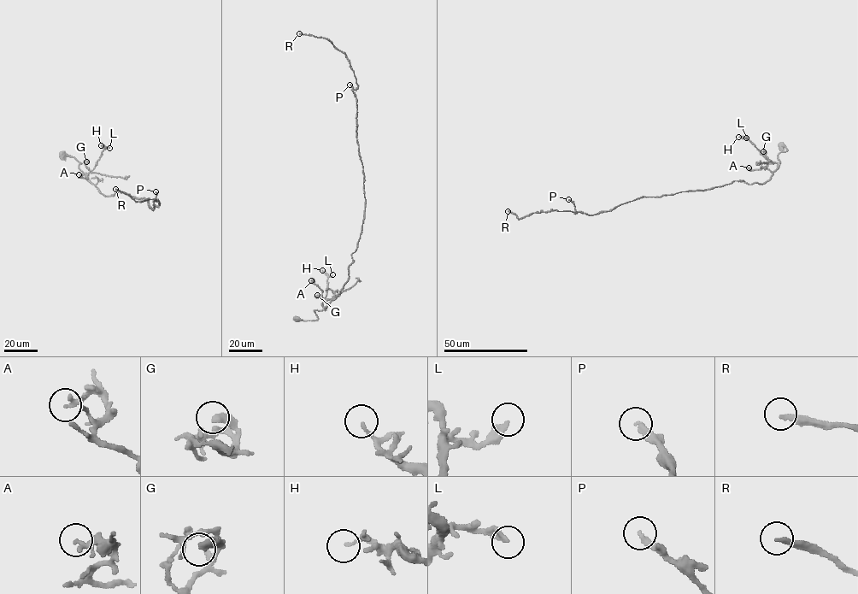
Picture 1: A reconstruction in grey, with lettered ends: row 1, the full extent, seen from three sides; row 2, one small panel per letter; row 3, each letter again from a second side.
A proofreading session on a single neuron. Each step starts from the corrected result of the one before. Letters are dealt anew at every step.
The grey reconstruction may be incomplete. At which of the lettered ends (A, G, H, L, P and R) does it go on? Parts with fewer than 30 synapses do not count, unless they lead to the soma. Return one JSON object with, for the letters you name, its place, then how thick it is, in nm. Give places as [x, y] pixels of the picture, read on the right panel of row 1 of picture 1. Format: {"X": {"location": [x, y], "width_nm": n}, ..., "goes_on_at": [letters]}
{"P": {"location": [568, 199], "width_nm": 260}, "R": {"location": [508, 211], "width_nm": 200}, "goes_on_at": ["P", "R"]}

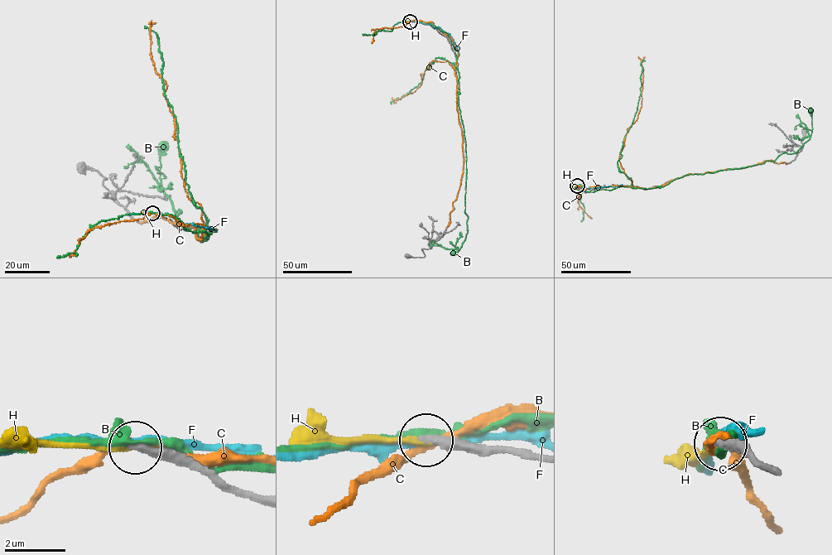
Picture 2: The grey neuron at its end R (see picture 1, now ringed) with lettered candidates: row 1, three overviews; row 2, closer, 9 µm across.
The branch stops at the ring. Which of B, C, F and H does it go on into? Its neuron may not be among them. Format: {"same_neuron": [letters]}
{"same_neuron": ["H"]}

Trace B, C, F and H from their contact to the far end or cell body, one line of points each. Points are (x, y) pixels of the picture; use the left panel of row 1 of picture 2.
B: (153, 213), (211, 233), (198, 239), (200, 227), (176, 221), (180, 210), (161, 185), (163, 145)
C: (153, 213), (214, 230), (200, 240), (195, 224), (178, 225), (159, 215), (139, 223)
F: (153, 213), (168, 214), (184, 224), (202, 226), (214, 231), (216, 229)
H: (152, 213), (141, 212)

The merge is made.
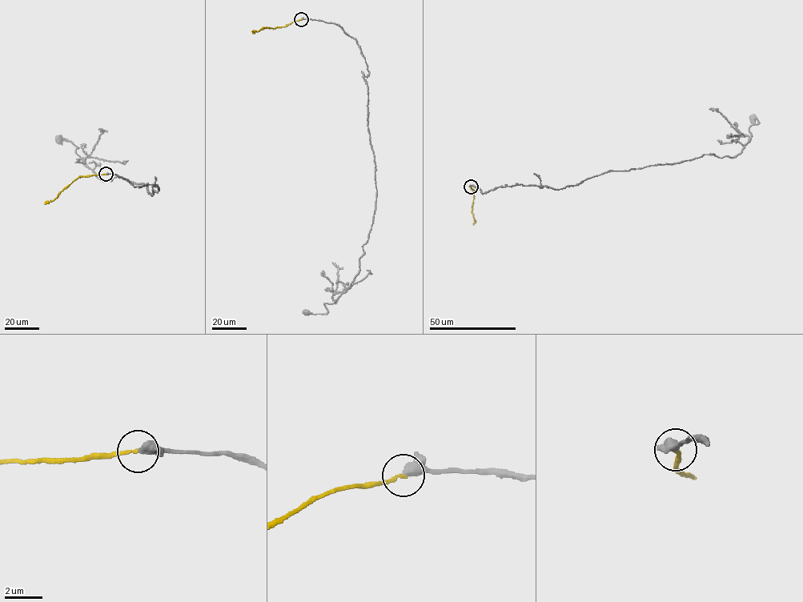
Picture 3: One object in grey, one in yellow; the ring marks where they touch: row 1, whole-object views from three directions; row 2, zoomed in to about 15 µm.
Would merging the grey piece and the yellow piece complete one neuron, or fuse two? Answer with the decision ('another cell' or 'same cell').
same cell

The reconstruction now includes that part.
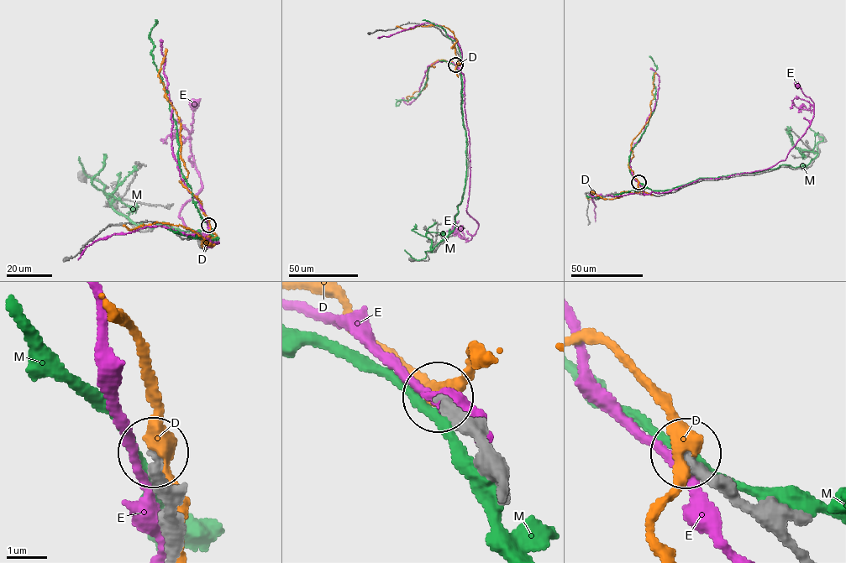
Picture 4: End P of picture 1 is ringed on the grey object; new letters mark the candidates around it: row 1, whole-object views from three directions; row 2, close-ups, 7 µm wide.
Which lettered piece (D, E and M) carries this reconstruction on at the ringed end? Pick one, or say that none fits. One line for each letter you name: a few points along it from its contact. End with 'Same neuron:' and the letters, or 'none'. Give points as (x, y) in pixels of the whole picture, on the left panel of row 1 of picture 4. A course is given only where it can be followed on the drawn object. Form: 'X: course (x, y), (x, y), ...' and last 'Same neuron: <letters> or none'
Same neuron: none

